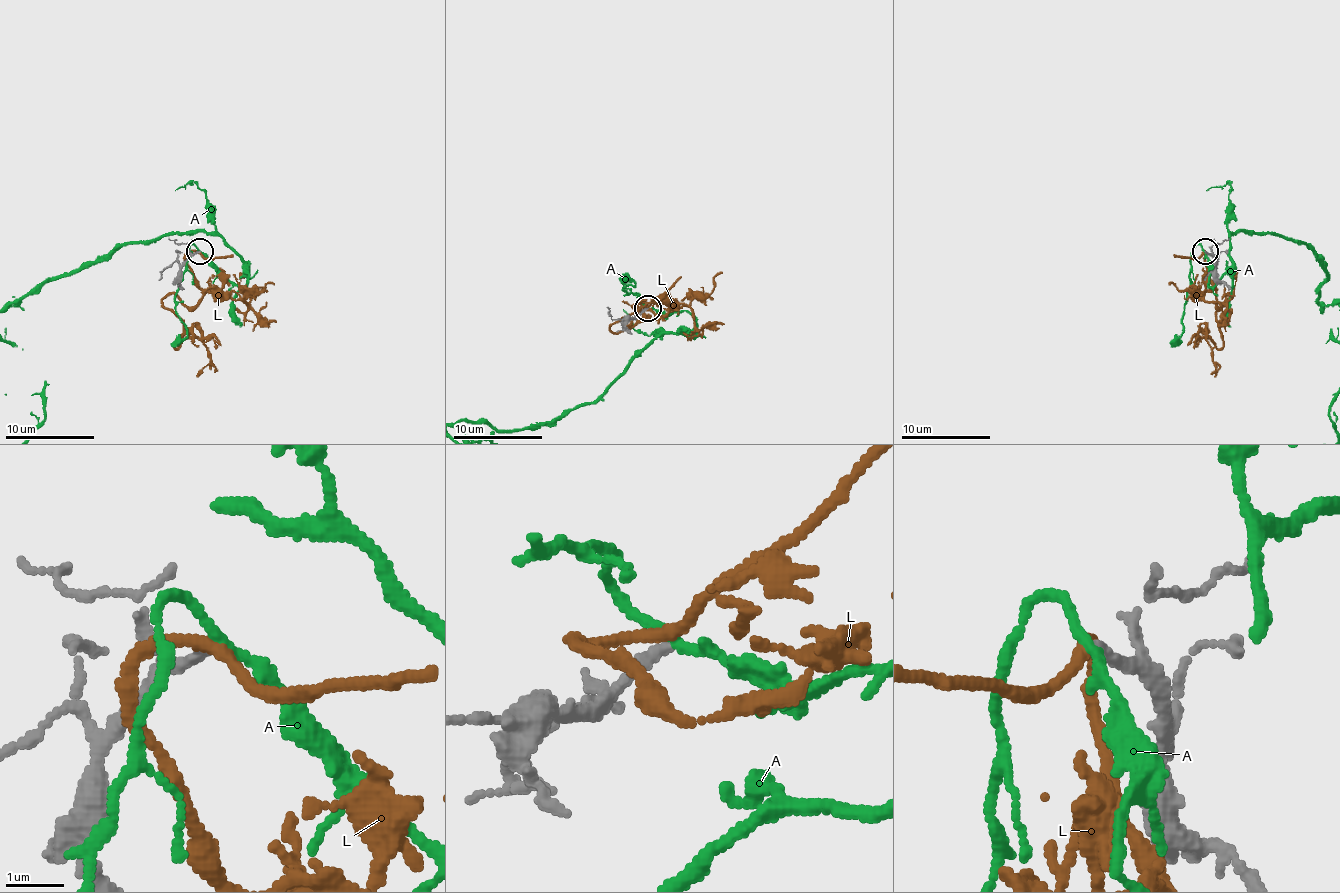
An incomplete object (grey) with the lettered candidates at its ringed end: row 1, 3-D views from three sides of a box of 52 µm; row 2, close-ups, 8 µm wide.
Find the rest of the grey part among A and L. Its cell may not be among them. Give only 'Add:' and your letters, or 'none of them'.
Add: none of them

